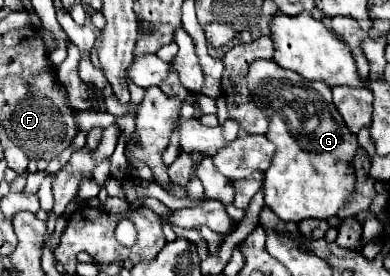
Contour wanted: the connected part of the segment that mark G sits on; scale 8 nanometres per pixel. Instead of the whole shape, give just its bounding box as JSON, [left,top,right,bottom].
[248,61,358,223]

